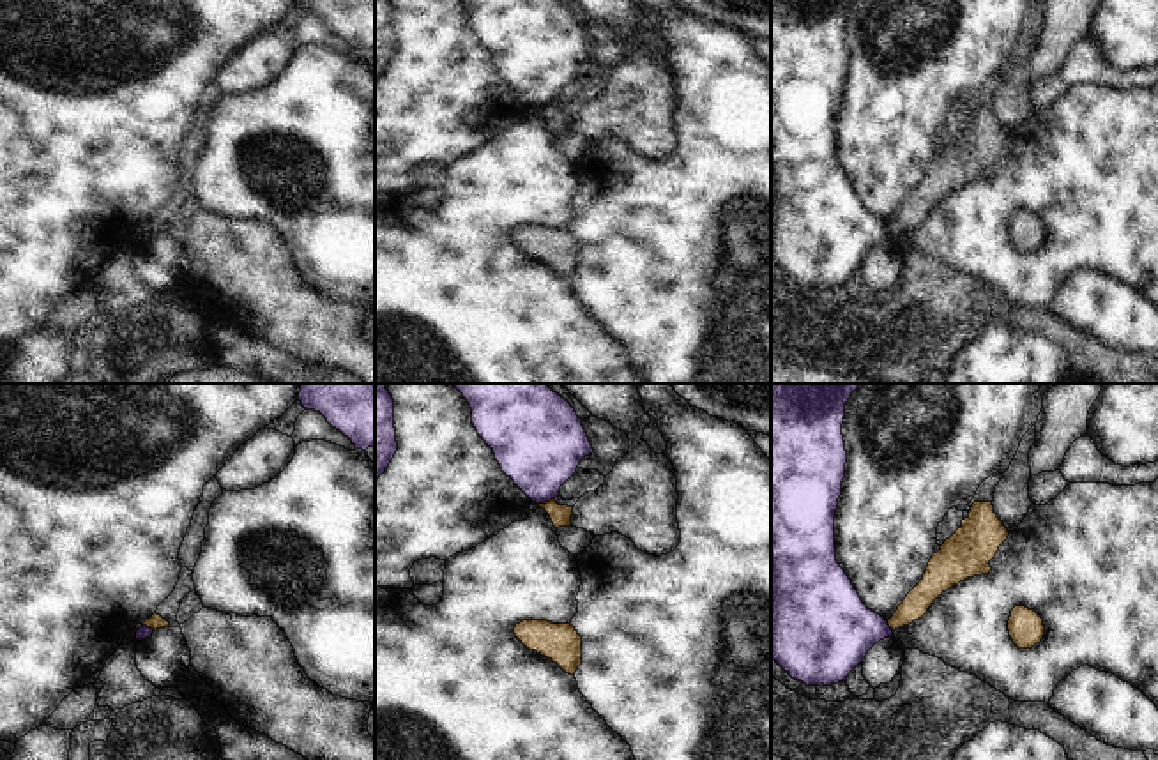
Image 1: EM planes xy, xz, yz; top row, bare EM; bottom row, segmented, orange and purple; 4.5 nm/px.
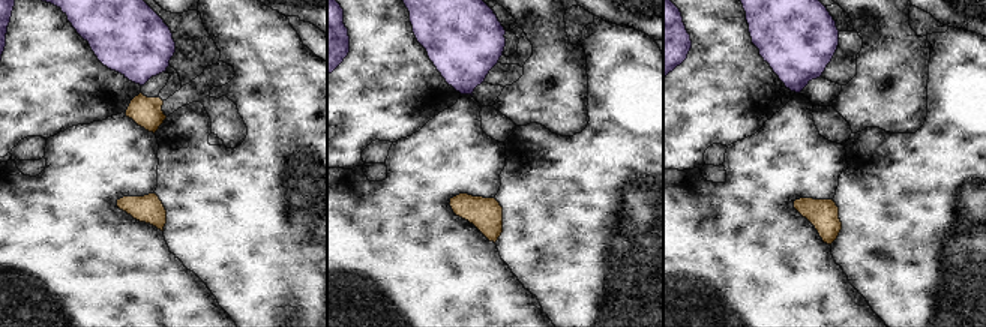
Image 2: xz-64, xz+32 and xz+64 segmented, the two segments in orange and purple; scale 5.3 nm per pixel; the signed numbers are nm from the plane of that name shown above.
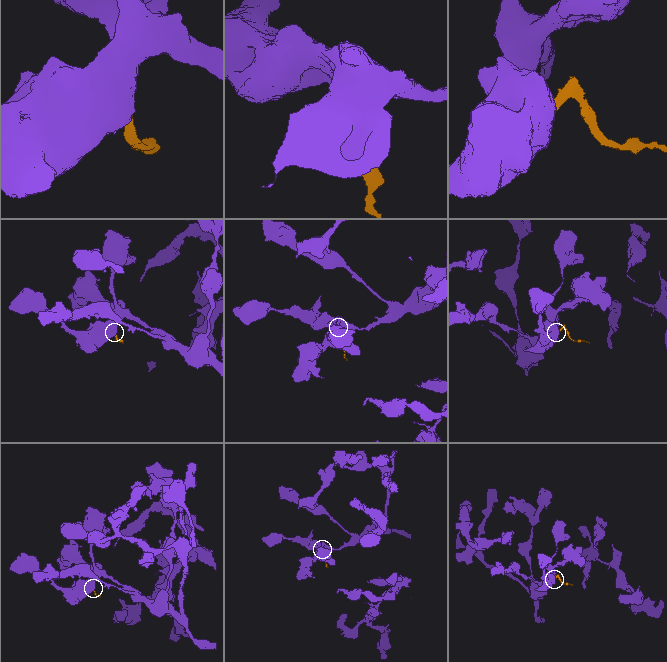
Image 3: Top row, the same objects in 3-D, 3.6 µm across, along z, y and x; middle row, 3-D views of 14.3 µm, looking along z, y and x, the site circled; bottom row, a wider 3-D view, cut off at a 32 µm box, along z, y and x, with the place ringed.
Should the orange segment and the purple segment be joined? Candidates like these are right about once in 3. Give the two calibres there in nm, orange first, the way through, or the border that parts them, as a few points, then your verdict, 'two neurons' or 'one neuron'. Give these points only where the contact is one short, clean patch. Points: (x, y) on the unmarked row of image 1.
100 nm thick on the orange side, 380 nm on the other; border along xz (552, 101), (540, 108); two neurons

